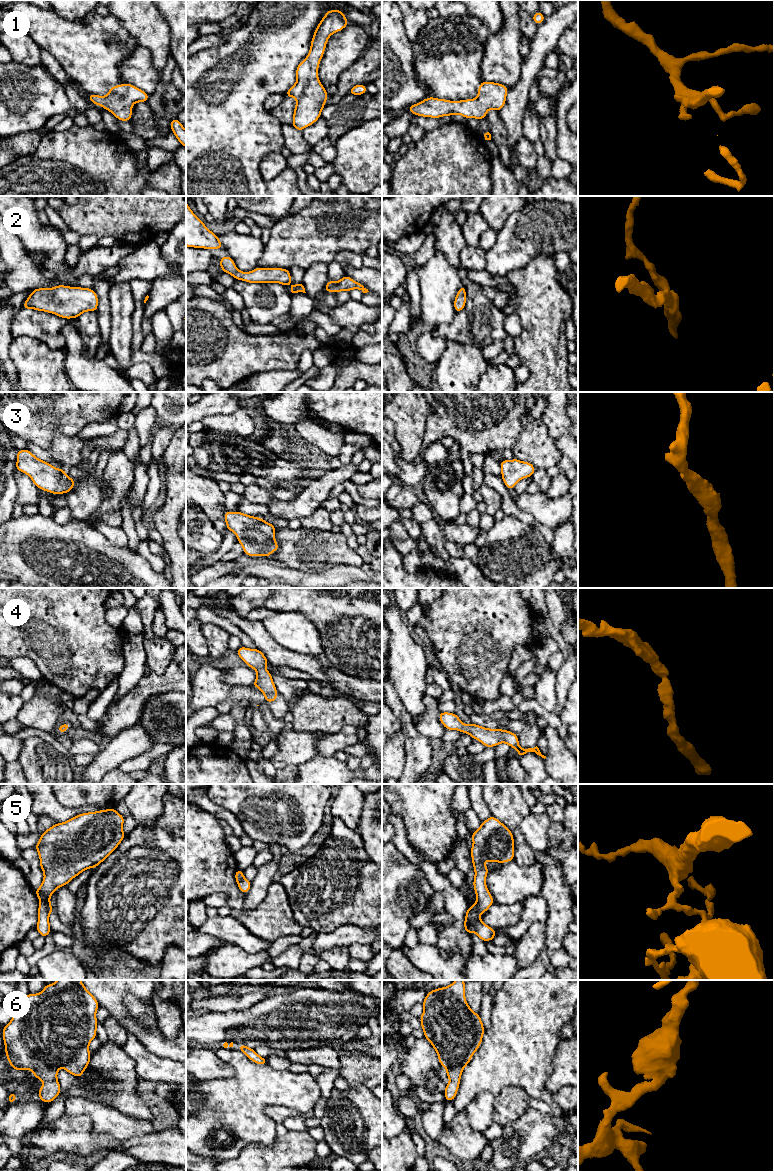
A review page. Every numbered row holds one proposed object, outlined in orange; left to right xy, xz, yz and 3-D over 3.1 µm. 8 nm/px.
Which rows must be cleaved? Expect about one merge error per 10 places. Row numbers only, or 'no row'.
5

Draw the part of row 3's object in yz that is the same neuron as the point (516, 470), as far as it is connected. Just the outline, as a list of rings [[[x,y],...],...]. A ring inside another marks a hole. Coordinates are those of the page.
[[[516,458],[513,460],[502,460],[501,466],[501,477],[508,490],[515,487],[518,481],[523,478],[532,477],[536,467],[534,467],[530,462],[523,462]]]

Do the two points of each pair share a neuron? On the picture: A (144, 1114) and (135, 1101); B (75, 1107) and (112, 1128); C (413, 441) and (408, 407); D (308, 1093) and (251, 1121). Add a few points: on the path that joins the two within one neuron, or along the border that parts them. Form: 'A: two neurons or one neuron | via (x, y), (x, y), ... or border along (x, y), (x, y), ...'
A: one neuron | via (141, 1111), (135, 1104)
B: one neuron | via (84, 1107), (92, 1108), (103, 1119)
C: one neuron | via (410, 433), (409, 415)
D: one neuron | via (292, 1093), (273, 1093), (261, 1105)

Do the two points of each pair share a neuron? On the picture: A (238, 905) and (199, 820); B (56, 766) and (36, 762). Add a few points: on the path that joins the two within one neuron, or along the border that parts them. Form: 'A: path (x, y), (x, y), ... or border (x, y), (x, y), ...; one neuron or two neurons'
A: path (226, 884), (207, 865), (199, 851), (199, 841); one neuron
B: path (51, 766), (44, 766), (41, 763); one neuron

